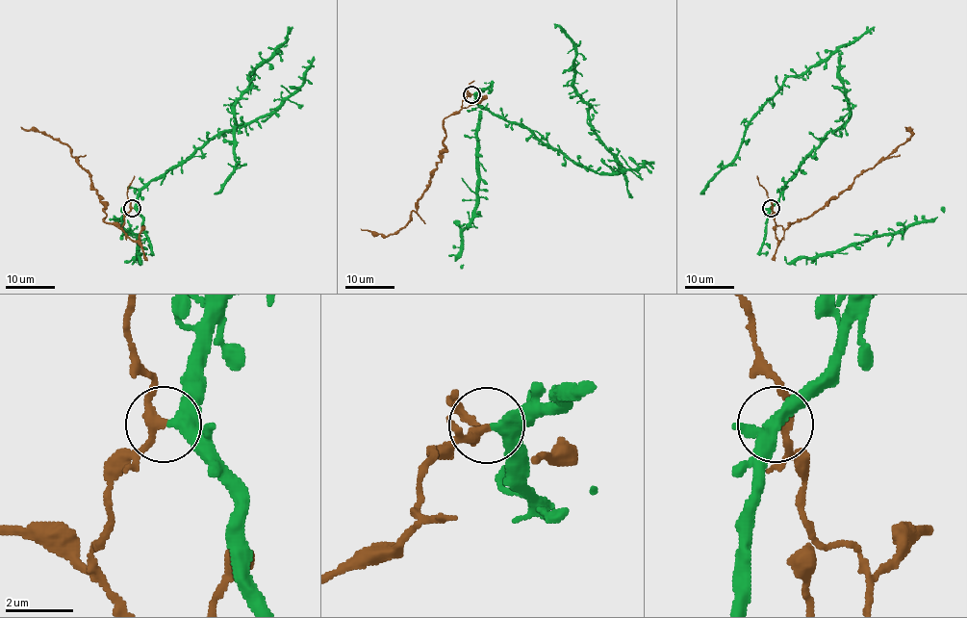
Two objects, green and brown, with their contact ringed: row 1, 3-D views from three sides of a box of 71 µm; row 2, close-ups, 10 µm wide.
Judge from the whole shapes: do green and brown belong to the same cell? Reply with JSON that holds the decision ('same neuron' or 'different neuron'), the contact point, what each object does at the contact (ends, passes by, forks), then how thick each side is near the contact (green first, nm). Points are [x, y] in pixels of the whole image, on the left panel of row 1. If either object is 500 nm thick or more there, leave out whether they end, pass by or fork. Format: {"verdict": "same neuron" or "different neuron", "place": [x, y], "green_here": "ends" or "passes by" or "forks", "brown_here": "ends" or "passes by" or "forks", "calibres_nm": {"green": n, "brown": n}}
{"verdict": "different neuron", "place": [132, 208], "green_here": "passes by", "brown_here": "passes by", "calibres_nm": {"green": 360, "brown": 280}}

